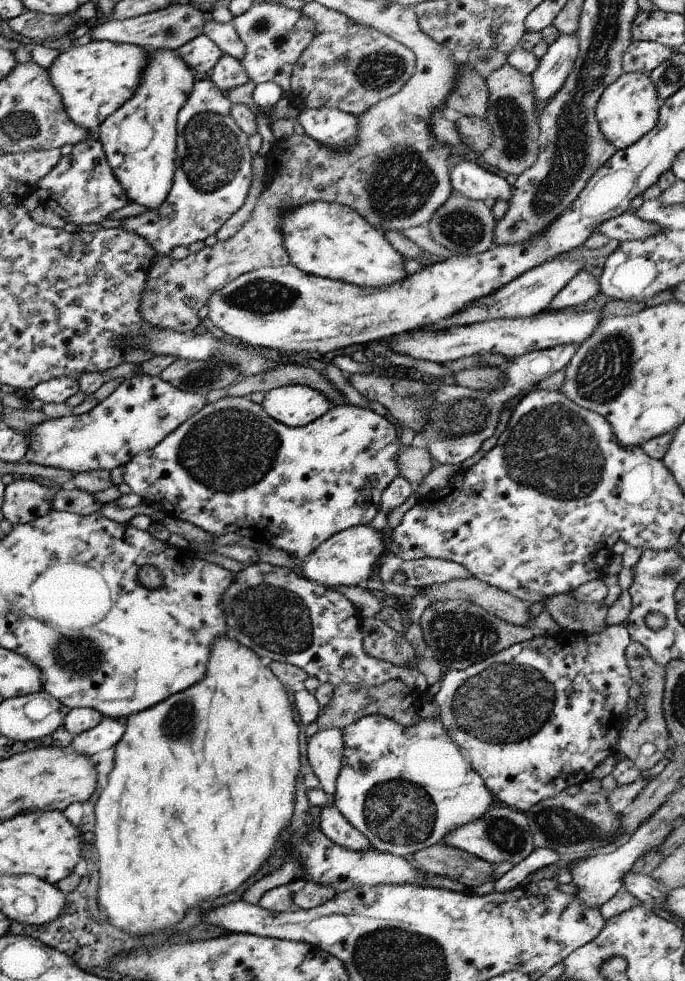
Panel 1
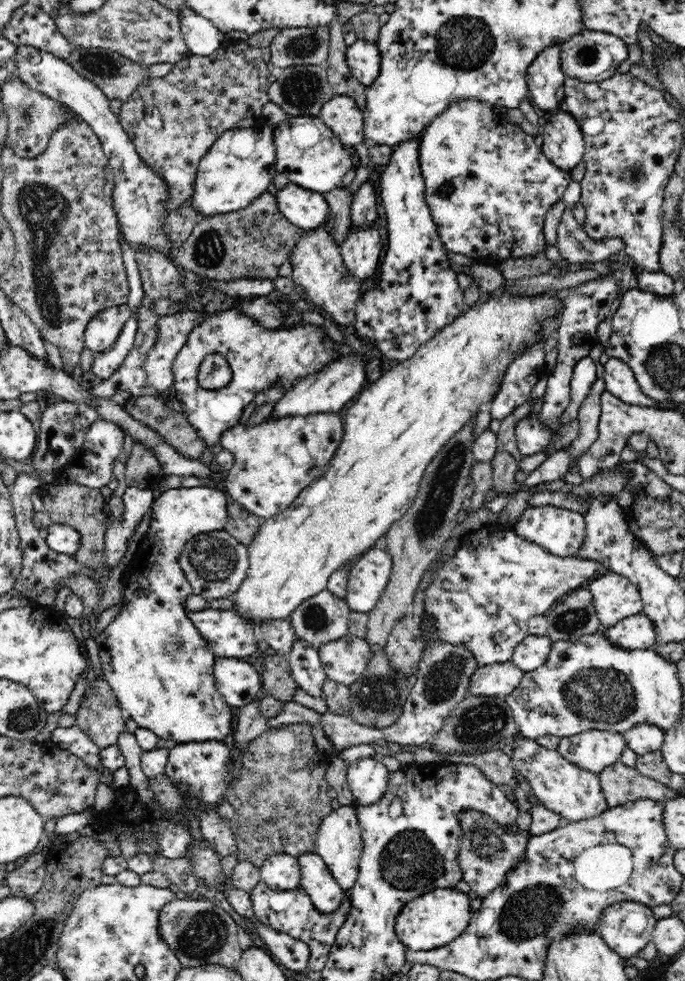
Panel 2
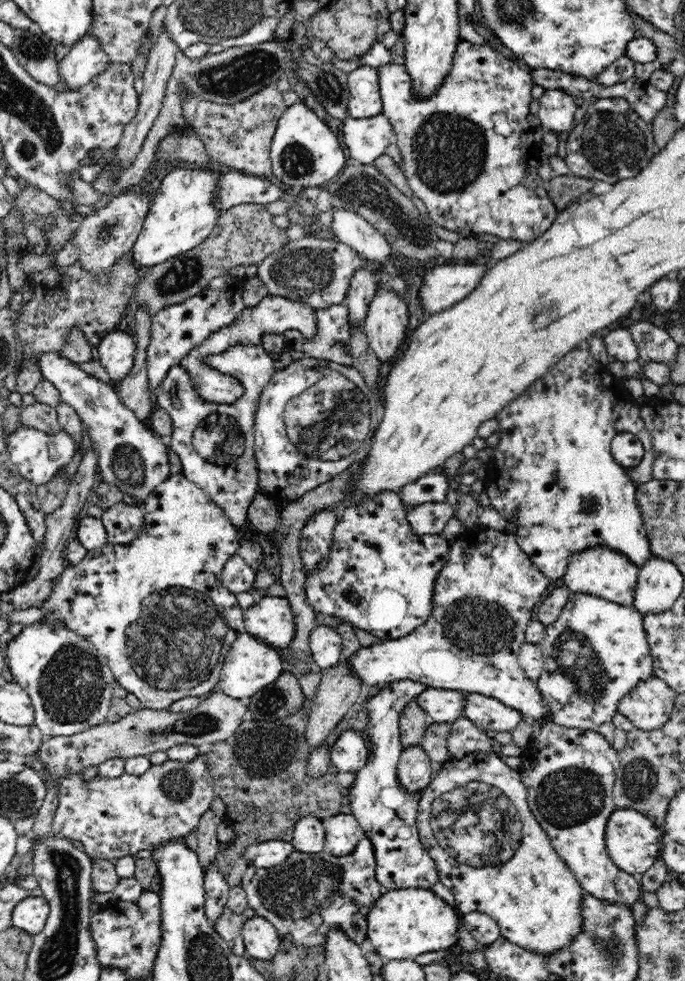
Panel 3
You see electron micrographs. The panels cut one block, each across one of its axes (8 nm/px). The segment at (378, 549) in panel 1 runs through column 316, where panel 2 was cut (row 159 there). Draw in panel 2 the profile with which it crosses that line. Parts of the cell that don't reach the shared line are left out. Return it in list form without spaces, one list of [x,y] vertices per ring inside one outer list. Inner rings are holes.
[[[557,113],[542,119],[540,133],[544,143],[541,150],[552,166],[571,173],[583,162],[586,142],[578,122],[570,114]]]

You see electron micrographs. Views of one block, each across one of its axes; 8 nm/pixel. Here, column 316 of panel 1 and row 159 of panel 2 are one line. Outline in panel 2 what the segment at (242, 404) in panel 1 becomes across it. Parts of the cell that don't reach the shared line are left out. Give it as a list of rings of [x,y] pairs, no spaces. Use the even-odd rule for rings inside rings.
[[[466,99],[464,101],[460,100],[460,102],[454,102],[446,112],[442,112],[438,118],[434,118],[434,121],[430,122],[428,128],[426,128],[425,132],[421,135],[418,161],[425,183],[425,201],[430,209],[431,217],[436,223],[440,239],[442,239],[442,243],[448,253],[464,254],[470,257],[473,262],[484,263],[495,268],[498,267],[501,260],[519,259],[520,257],[546,257],[544,249],[548,246],[548,243],[546,243],[546,238],[543,234],[546,215],[552,206],[563,200],[563,194],[566,188],[571,184],[572,178],[569,172],[552,166],[551,162],[544,157],[541,148],[534,143],[534,137],[530,136],[530,134],[525,134],[519,125],[510,124],[504,116],[496,114],[492,106],[488,106],[486,102],[479,103],[478,99]]]

